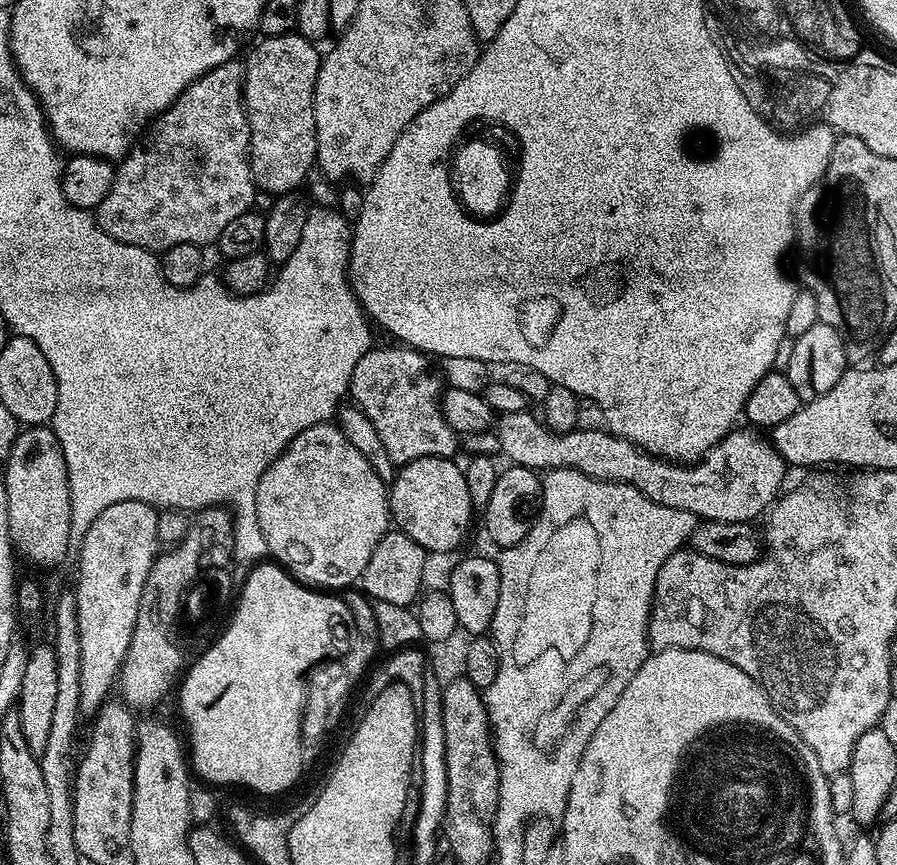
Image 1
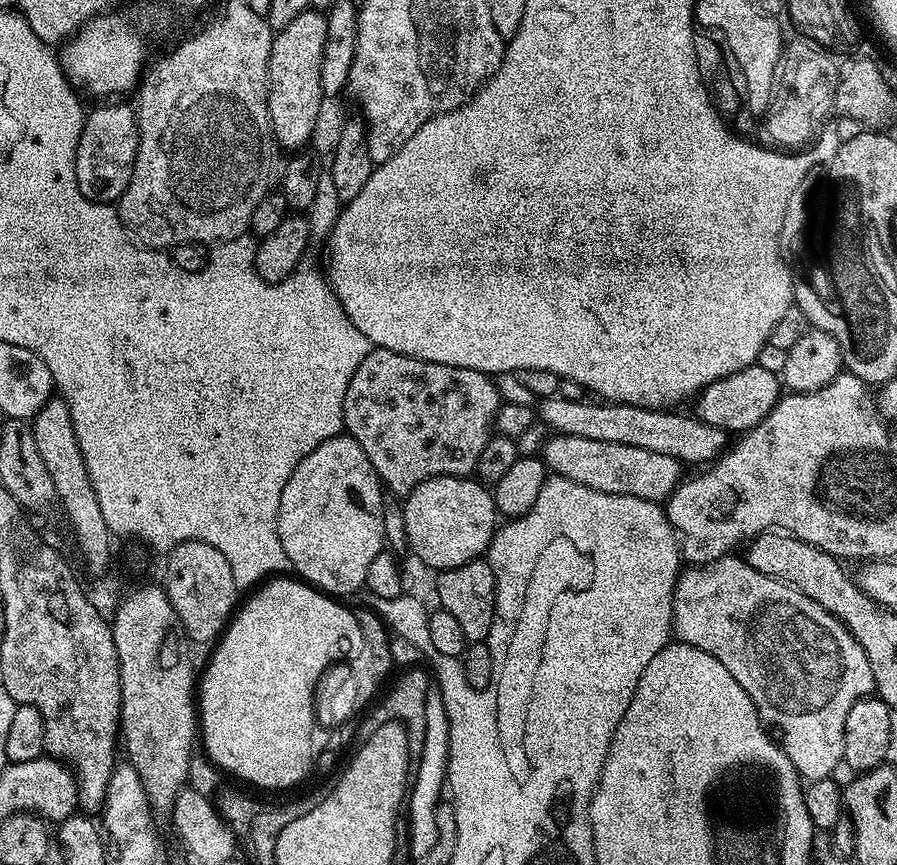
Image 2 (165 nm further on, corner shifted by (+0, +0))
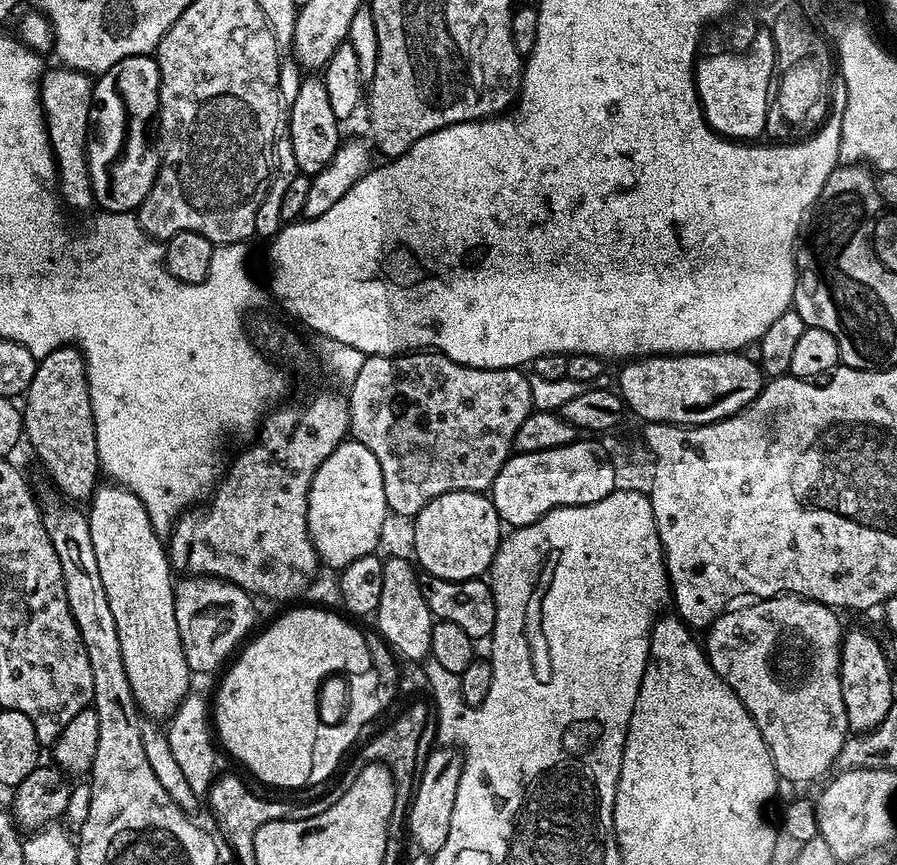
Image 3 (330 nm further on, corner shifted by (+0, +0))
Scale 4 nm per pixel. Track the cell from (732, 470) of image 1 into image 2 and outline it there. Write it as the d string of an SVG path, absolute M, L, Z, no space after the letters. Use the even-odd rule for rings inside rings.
M553 435L544 446L542 459L553 474L584 484L600 493L622 494L643 500L667 501L682 479L682 465L670 454L654 454L642 446L622 446L622 442L595 441L592 438Z

